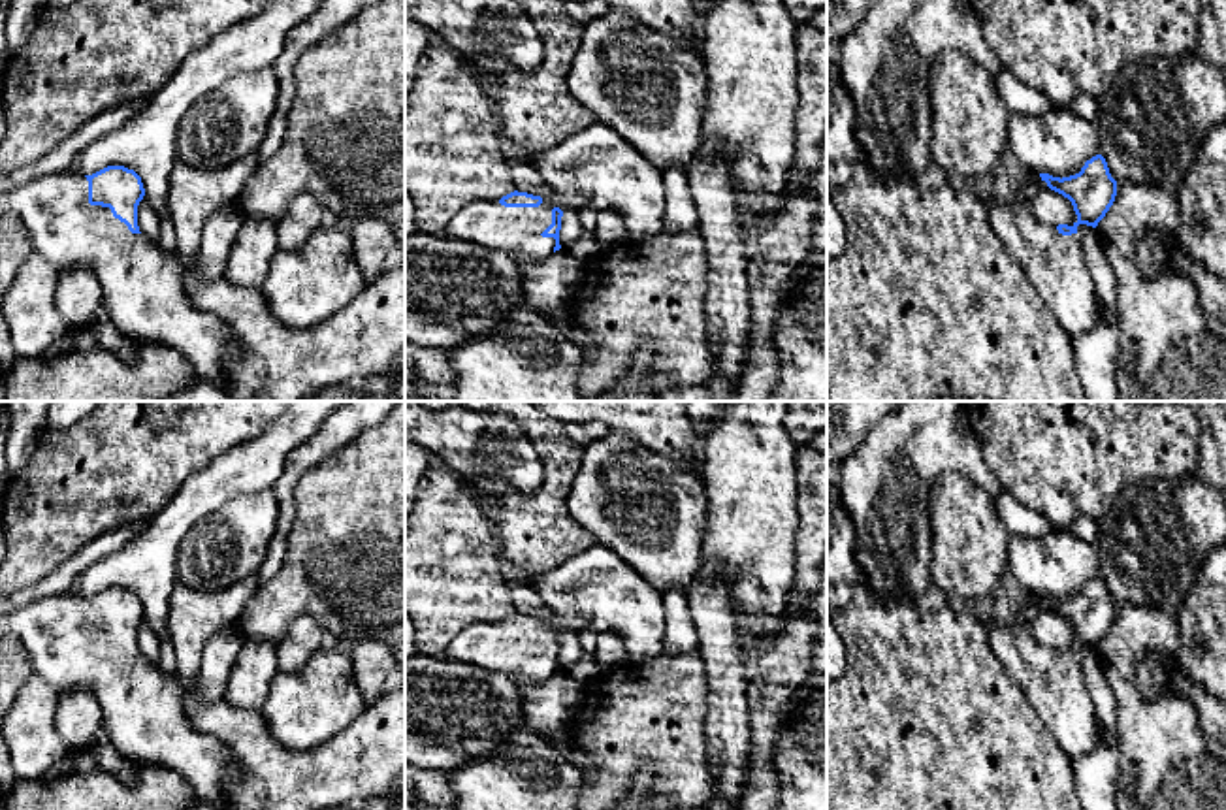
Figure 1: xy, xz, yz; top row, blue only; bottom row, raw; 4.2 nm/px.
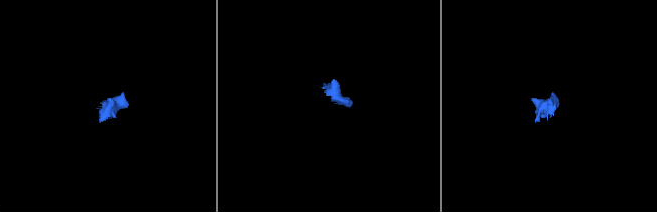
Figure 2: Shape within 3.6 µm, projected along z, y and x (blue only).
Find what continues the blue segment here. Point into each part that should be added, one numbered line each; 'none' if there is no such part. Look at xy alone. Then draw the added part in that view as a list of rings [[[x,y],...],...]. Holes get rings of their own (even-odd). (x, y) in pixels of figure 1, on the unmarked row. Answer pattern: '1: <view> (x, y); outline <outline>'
1: xy (144, 711); outline [[[66,593],[24,605],[8,614],[2,629],[21,640],[34,674],[58,695],[72,688],[94,693],[102,727],[121,755],[175,769],[198,797],[220,810],[232,808],[224,793],[232,753],[217,737],[188,721],[188,701],[224,701],[243,644],[235,627],[205,642],[192,684],[179,672],[166,674],[160,665],[132,656],[109,629],[90,627],[85,597]]]

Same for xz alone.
1: xz (597, 590); outline [[[597,543],[582,554],[574,554],[557,569],[542,575],[537,586],[552,614],[542,620],[539,629],[505,629],[499,622],[473,622],[450,640],[444,657],[510,678],[548,680],[554,676],[556,661],[540,656],[552,646],[554,629],[561,633],[567,629],[576,633],[593,629],[597,635],[616,633],[625,642],[631,667],[663,654],[667,627],[663,593],[608,546]]]

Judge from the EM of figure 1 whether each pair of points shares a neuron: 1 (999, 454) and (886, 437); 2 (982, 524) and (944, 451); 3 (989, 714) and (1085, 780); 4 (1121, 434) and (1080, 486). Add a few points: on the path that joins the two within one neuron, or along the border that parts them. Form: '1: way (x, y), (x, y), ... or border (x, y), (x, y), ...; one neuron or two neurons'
1: border (967, 421), (985, 468), (1004, 490); two neurons
2: border (993, 496), (963, 475), (942, 473), (927, 505); two neurons
3: border (1072, 761), (1072, 782), (1078, 790); two neurons
4: way (1115, 447), (1093, 473); one neuron

